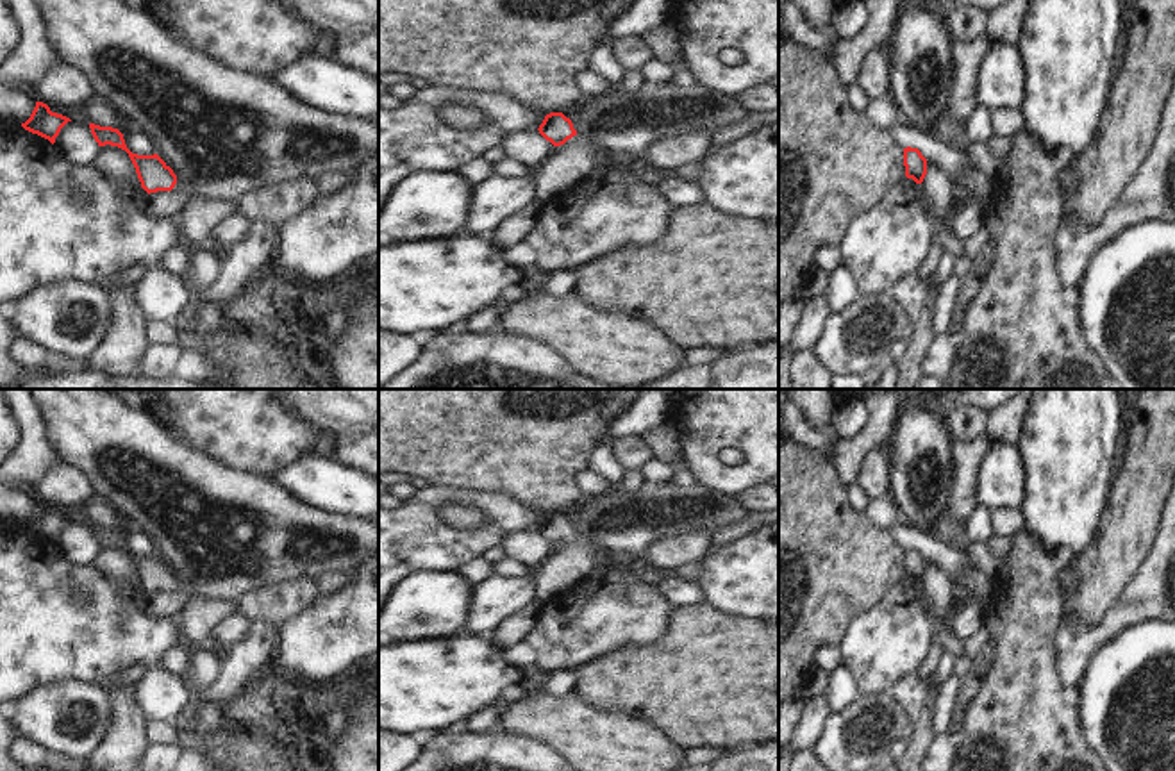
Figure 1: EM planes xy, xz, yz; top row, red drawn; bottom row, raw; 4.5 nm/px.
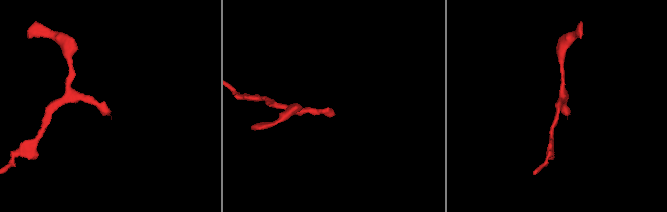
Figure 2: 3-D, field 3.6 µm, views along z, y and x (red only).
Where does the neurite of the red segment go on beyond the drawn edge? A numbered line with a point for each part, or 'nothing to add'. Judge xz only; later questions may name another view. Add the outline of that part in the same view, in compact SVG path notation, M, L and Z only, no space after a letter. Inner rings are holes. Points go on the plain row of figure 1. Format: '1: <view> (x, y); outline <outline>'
1: xz (579, 557); outline M577 534L564 544L555 546L552 553L534 568L534 600L545 603L584 578L600 573L618 573L625 568L632 568L634 576L650 587L655 587L662 575L654 566L625 553L611 551Z

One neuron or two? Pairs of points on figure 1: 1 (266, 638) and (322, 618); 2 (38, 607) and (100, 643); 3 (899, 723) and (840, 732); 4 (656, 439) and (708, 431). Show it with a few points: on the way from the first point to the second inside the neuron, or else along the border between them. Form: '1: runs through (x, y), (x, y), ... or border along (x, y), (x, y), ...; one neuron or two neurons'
1: border along (277, 627), (277, 648), (270, 657); two neurons
2: runs through (54, 623), (65, 634), (84, 636); one neuron
3: runs through (884, 723), (870, 723), (861, 732), (854, 732); one neuron
4: border along (672, 422), (679, 436), (681, 457); two neurons

